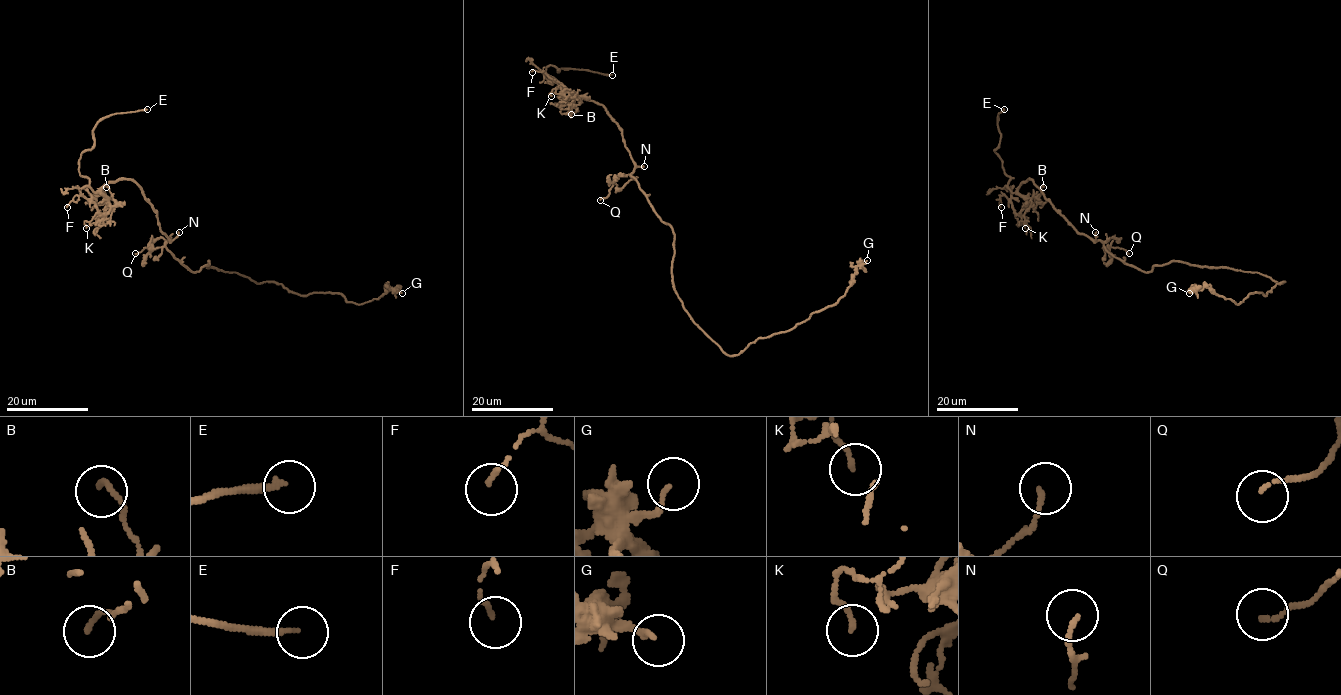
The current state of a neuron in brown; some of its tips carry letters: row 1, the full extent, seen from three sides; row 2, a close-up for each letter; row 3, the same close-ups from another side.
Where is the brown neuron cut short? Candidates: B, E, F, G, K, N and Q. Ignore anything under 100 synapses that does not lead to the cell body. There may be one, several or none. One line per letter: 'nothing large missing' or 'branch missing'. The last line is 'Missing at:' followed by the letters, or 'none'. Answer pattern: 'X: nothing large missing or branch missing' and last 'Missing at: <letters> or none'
B: nothing large missing
E: branch missing
F: nothing large missing
G: nothing large missing
K: nothing large missing
N: nothing large missing
Q: nothing large missing
Missing at: E

